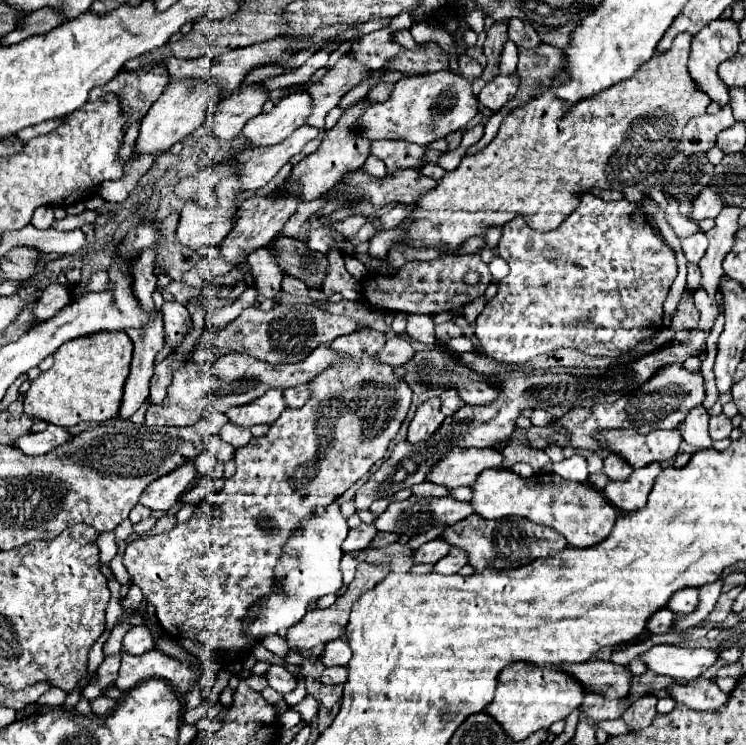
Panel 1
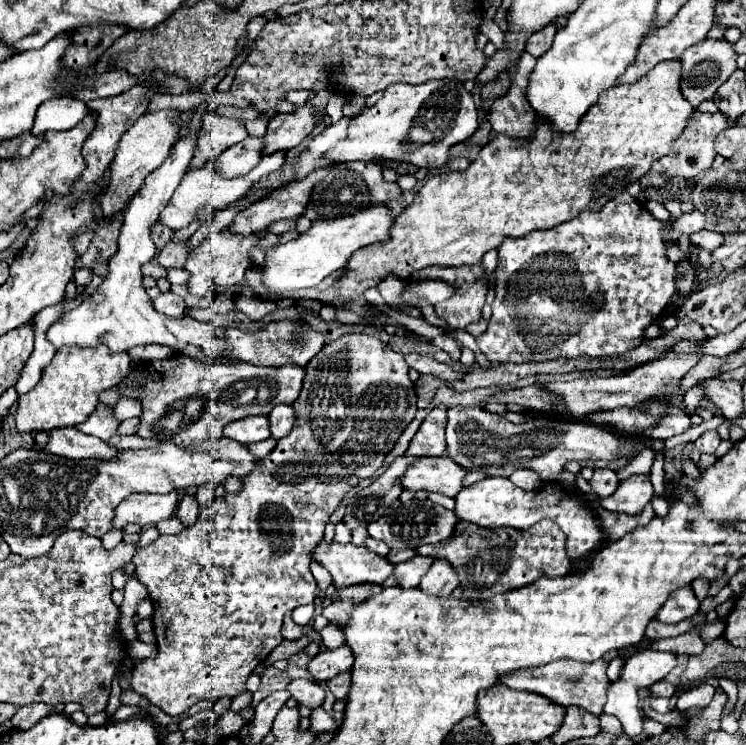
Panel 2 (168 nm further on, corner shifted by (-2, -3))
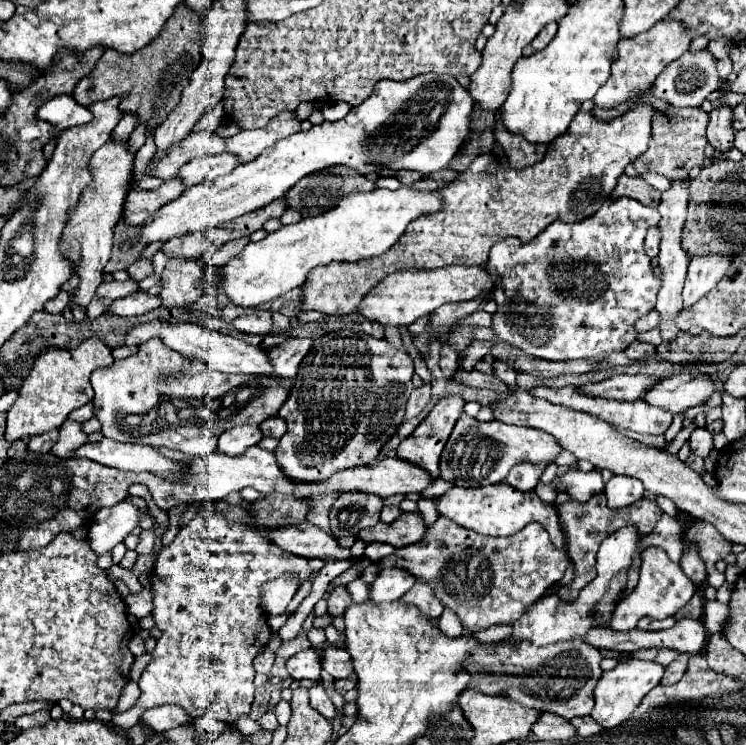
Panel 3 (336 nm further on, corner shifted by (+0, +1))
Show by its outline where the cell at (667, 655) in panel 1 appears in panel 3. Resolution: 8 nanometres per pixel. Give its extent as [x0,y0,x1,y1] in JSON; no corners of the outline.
[590,659,664,729]

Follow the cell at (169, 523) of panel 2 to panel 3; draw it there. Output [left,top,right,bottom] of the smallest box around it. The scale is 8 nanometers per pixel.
[136,531,154,555]

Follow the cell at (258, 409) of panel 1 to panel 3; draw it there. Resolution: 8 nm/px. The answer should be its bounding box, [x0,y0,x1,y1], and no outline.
[216,425,262,457]

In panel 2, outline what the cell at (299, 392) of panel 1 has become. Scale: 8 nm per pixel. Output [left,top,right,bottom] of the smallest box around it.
[270,403,294,439]

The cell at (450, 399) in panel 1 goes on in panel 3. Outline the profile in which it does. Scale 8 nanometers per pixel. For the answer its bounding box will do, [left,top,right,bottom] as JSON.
[440,415,562,487]

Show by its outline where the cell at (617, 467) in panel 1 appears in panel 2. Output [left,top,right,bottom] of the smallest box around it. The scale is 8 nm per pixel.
[590,469,620,497]

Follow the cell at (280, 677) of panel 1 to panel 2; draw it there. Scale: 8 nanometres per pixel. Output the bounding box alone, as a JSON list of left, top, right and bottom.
[286,679,324,709]

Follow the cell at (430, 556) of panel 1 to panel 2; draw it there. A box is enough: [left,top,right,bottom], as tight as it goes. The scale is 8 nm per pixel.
[394,555,432,587]

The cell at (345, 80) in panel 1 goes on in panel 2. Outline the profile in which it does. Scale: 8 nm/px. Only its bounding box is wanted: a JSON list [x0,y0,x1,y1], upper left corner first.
[264,89,328,153]

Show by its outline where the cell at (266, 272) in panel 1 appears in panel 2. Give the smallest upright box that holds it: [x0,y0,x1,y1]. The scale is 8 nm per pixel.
[236,295,276,321]

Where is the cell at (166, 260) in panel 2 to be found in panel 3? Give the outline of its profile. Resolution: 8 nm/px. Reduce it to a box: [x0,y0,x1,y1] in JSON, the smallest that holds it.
[126,259,152,283]

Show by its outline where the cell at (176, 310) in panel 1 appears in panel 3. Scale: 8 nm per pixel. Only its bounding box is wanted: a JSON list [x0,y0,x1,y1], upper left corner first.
[106,293,160,317]

